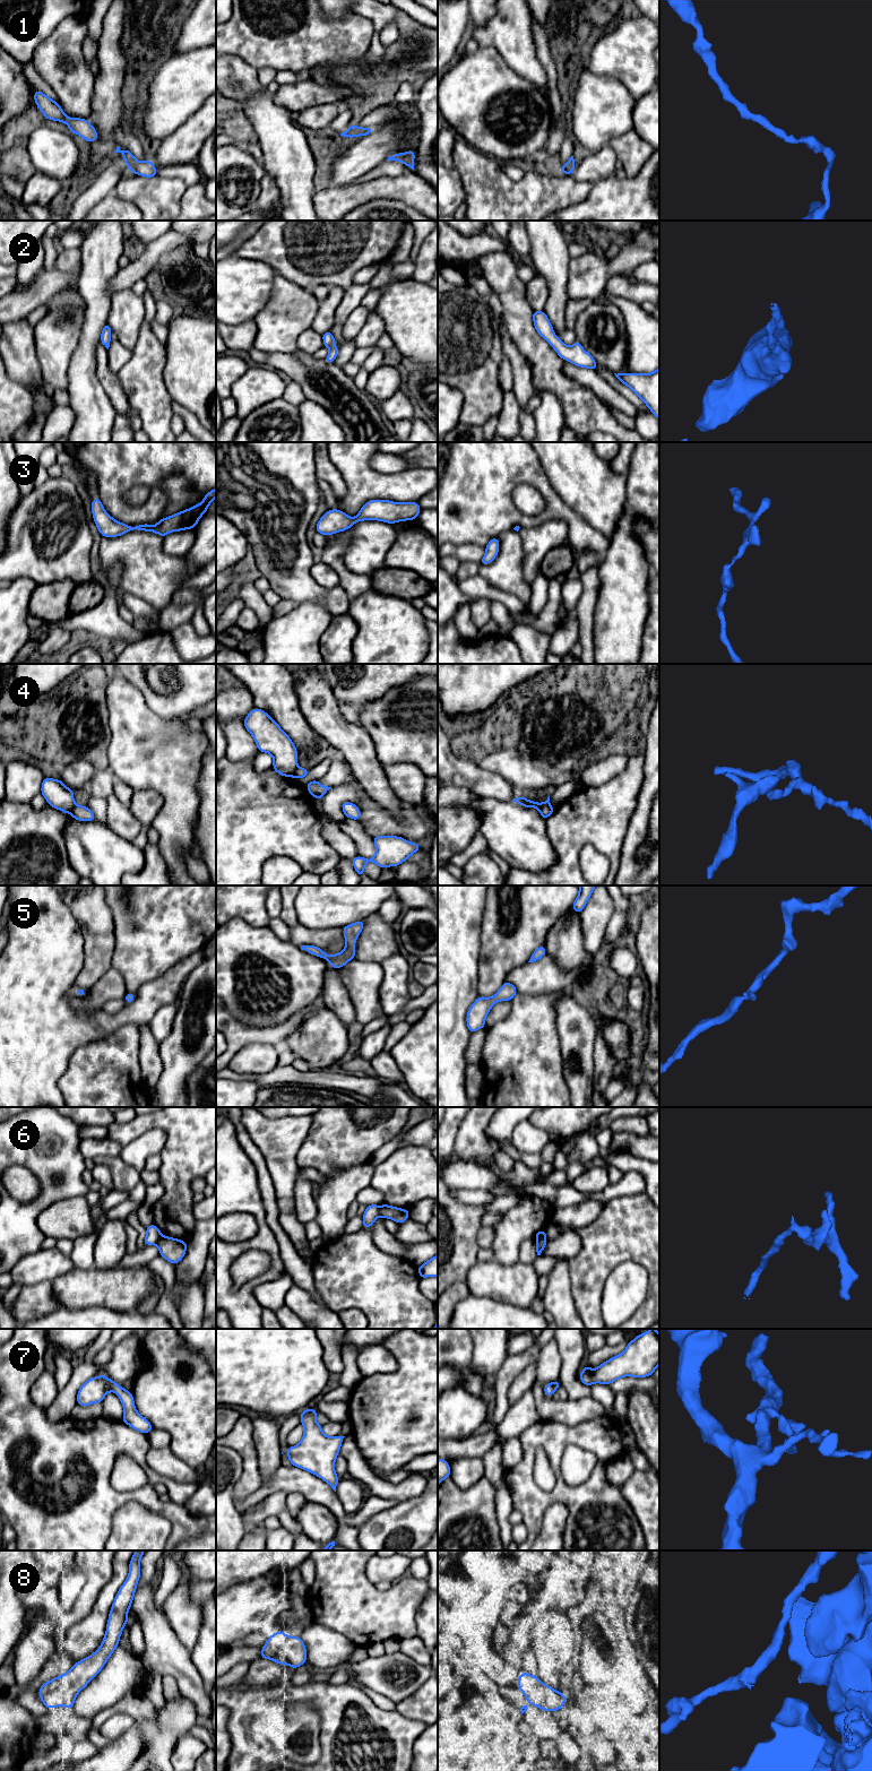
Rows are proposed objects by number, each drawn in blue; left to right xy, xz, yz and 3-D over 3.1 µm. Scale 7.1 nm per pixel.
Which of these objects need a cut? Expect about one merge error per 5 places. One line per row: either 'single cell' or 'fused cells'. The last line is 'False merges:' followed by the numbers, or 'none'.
1: single cell
2: single cell
3: single cell
4: fused cells
5: single cell
6: fused cells
7: single cell
8: single cell
False merges: 4, 6

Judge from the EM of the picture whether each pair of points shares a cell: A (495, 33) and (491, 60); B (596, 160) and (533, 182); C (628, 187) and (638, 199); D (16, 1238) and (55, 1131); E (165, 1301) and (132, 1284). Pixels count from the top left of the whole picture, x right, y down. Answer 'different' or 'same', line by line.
A: different
B: different
C: same
D: same
E: different

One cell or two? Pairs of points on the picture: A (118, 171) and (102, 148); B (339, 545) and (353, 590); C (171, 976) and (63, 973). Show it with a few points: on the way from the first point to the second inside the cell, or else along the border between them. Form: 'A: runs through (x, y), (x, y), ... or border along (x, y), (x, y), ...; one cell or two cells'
A: border along (114, 153), (111, 156); two cells
B: runs through (338, 556), (338, 566), (348, 579); one cell
C: runs through (136, 1011), (114, 1021), (78, 1021), (65, 1008); one cell

